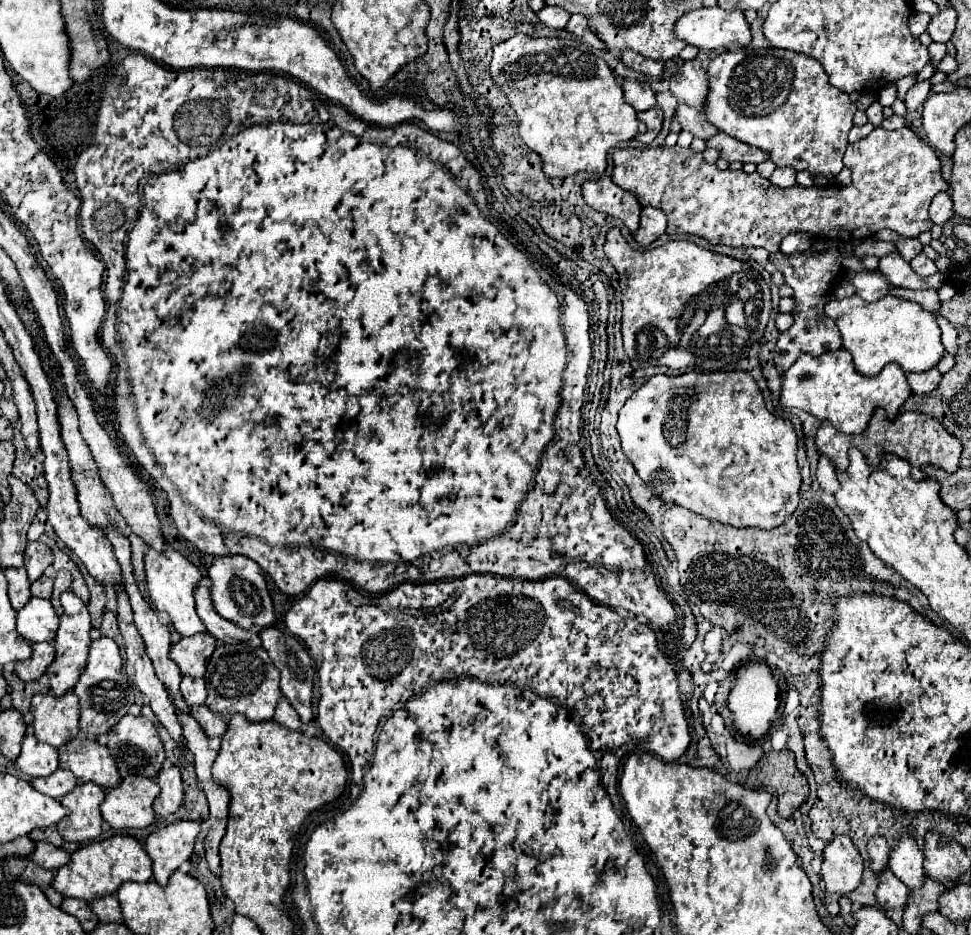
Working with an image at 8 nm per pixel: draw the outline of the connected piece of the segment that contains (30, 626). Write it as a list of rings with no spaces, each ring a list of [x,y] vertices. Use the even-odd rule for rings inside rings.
[[[32,597],[22,611],[18,611],[18,633],[30,643],[52,641],[56,637],[60,619],[54,613],[50,599]]]

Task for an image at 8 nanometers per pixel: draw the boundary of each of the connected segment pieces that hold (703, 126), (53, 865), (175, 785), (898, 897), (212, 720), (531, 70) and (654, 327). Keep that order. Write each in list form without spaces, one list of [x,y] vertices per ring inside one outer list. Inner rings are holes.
[[[678,105],[676,119],[682,125],[682,131],[690,131],[694,137],[700,137],[704,141],[718,133],[718,129],[712,123],[708,123],[706,117],[698,109],[694,109],[694,107]]]
[[[46,841],[36,843],[36,851],[34,851],[32,859],[34,859],[34,863],[38,863],[40,867],[54,869],[54,871],[70,863],[70,855],[68,855],[64,849],[56,847],[56,845],[52,845],[52,843],[46,843]]]
[[[166,765],[160,771],[156,781],[158,781],[162,793],[154,801],[154,811],[160,817],[168,817],[168,815],[176,813],[184,803],[184,785],[182,785],[180,769],[174,765]]]
[[[886,867],[886,871],[882,871],[878,875],[878,887],[876,887],[876,901],[880,903],[880,907],[884,909],[904,909],[906,899],[908,899],[910,889]]]
[[[206,705],[190,707],[190,715],[194,715],[194,719],[202,725],[202,729],[208,737],[222,737],[228,729],[228,719],[226,717],[216,717]]]
[[[514,35],[494,45],[490,77],[504,91],[518,121],[518,135],[540,155],[542,169],[548,177],[564,177],[578,171],[600,175],[606,169],[606,155],[612,147],[645,132],[641,131],[642,124],[634,107],[624,101],[620,83],[610,67],[578,39],[534,39],[528,35]]]
[[[614,227],[606,235],[604,253],[612,267],[618,271],[620,289],[622,289],[622,341],[624,351],[634,369],[664,365],[668,369],[686,369],[696,363],[696,355],[682,347],[680,319],[688,299],[694,299],[710,285],[732,277],[734,273],[744,271],[746,263],[736,261],[726,255],[712,253],[690,241],[668,241],[662,247],[638,251],[632,249],[626,239],[620,235],[620,229]],[[658,335],[668,341],[666,351],[658,357]]]

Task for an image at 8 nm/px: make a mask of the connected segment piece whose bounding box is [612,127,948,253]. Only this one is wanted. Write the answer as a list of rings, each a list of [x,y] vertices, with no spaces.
[[[878,127],[878,129],[874,129],[866,139],[860,139],[858,143],[850,143],[843,157],[845,167],[852,172],[852,182],[848,187],[842,187],[842,185],[830,185],[830,187],[800,187],[800,185],[792,185],[792,187],[780,189],[780,187],[772,185],[768,179],[764,179],[764,177],[758,175],[758,173],[748,175],[748,173],[744,173],[742,169],[740,169],[740,171],[732,171],[732,169],[720,171],[714,163],[706,163],[702,153],[694,153],[692,149],[682,149],[680,145],[674,145],[674,147],[656,147],[656,149],[652,149],[652,147],[642,147],[642,149],[624,147],[624,149],[616,149],[614,155],[612,155],[612,159],[614,159],[612,181],[614,181],[618,187],[622,187],[622,189],[630,191],[632,195],[636,195],[642,207],[650,205],[650,207],[662,209],[662,211],[666,213],[666,217],[668,217],[668,229],[666,229],[666,233],[670,233],[670,235],[674,235],[674,233],[678,233],[678,235],[686,235],[686,233],[688,233],[688,235],[698,235],[698,237],[704,237],[704,239],[706,239],[708,243],[712,243],[712,245],[716,245],[716,243],[730,245],[730,247],[750,247],[750,245],[752,245],[752,247],[762,247],[762,249],[766,249],[768,253],[778,253],[780,241],[782,241],[788,233],[798,233],[798,231],[810,233],[810,235],[814,235],[814,237],[824,237],[824,239],[844,239],[844,241],[848,241],[848,243],[852,243],[852,241],[856,243],[856,241],[868,239],[868,237],[874,237],[874,235],[876,235],[878,231],[882,231],[882,229],[892,229],[892,231],[896,231],[896,233],[902,235],[902,237],[918,237],[920,233],[930,231],[930,227],[932,227],[932,221],[930,221],[930,217],[928,217],[928,207],[930,207],[934,195],[938,195],[938,193],[942,193],[942,191],[948,191],[948,181],[944,181],[942,175],[940,175],[940,161],[938,161],[938,155],[932,151],[932,147],[930,147],[926,141],[918,139],[908,127],[902,127],[902,129],[898,129],[898,131],[886,131],[886,129]]]

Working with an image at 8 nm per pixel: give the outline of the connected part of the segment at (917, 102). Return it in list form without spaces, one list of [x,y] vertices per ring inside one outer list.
[[[926,79],[926,81],[920,81],[920,83],[916,83],[908,93],[906,93],[906,105],[908,105],[908,111],[916,111],[924,101],[926,101],[926,97],[928,97],[928,93],[930,93],[930,87],[932,87],[932,83]]]

